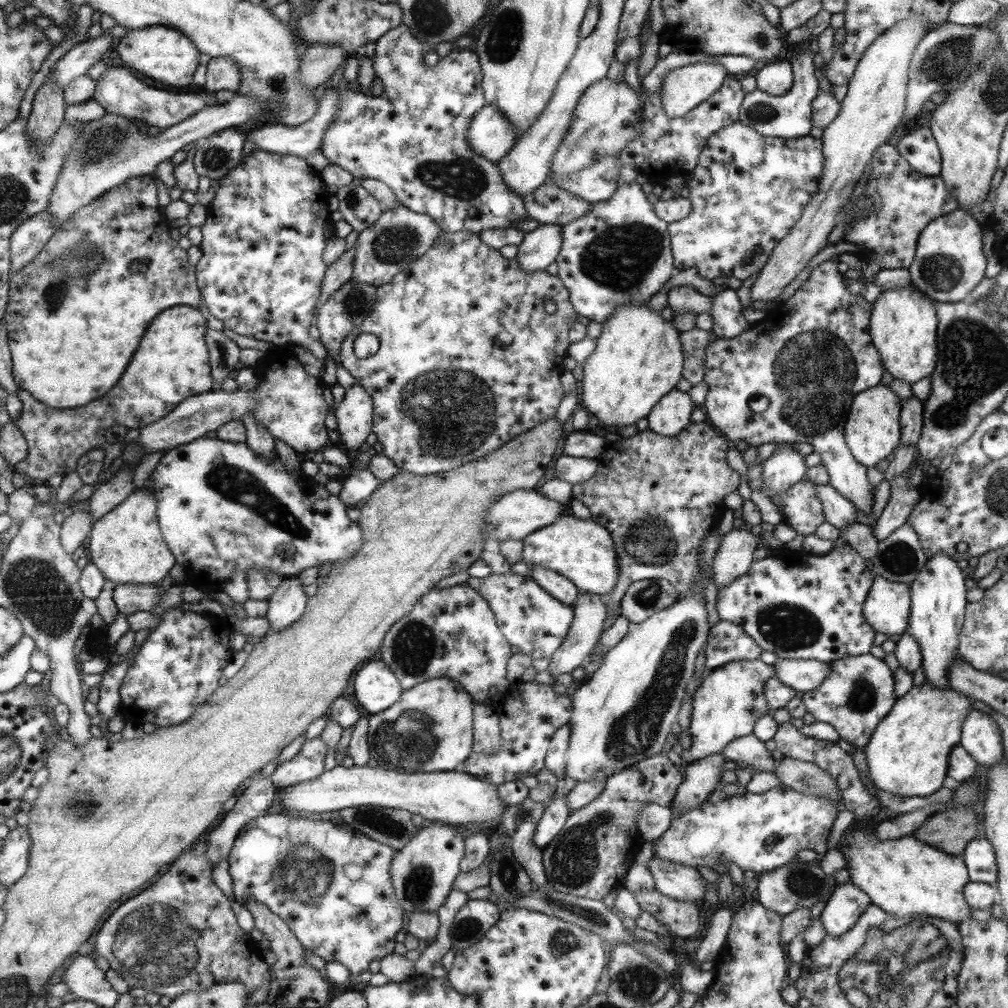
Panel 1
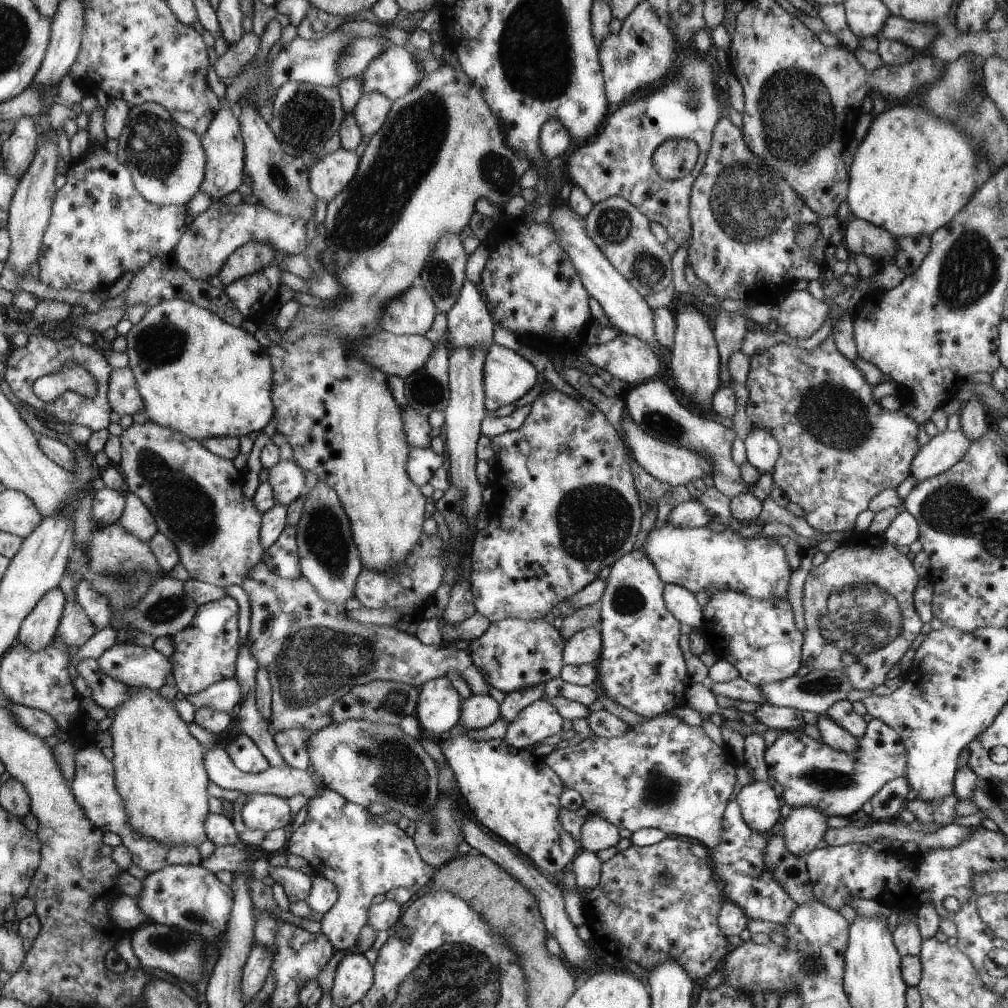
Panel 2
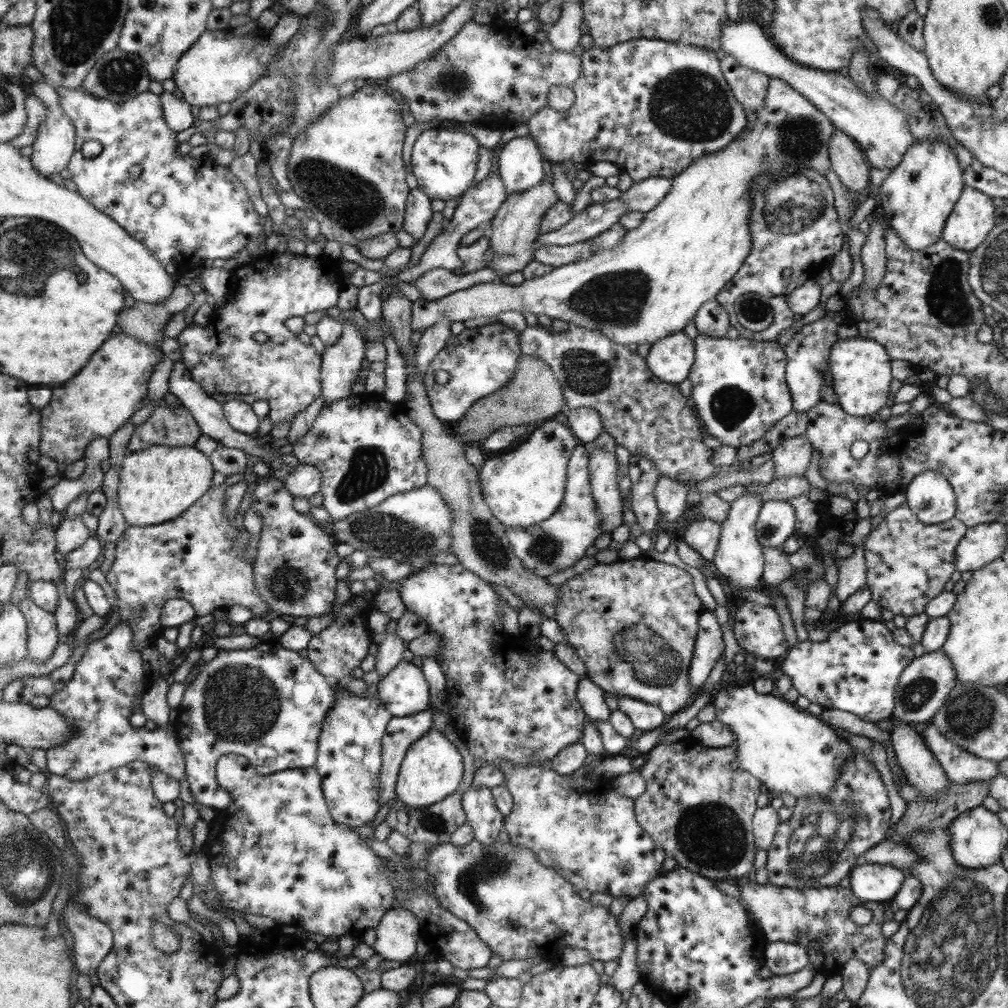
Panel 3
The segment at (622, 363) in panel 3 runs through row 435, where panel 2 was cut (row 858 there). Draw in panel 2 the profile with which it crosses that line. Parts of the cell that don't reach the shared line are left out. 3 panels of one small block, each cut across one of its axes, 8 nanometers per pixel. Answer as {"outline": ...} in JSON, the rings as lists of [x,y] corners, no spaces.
{"outline":[[[667,836],[658,844],[640,848],[631,844],[626,850],[614,854],[602,864],[600,884],[590,892],[582,892],[585,923],[593,930],[594,941],[605,952],[614,954],[616,958],[628,958],[646,972],[650,972],[662,960],[672,958],[687,970],[692,980],[704,984],[720,968],[731,949],[727,936],[716,926],[718,910],[723,908],[724,900],[706,861],[696,858],[688,850],[687,839],[673,836]]]}

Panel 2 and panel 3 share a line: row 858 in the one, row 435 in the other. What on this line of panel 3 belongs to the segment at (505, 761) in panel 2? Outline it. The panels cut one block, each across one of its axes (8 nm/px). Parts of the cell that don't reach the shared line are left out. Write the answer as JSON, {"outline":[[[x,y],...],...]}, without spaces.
{"outline":[[[555,417],[545,421],[513,450],[486,460],[480,472],[484,500],[492,517],[496,517],[506,530],[544,523],[558,511],[564,502],[568,464],[578,444],[576,439],[574,432],[562,426],[559,417]]]}

